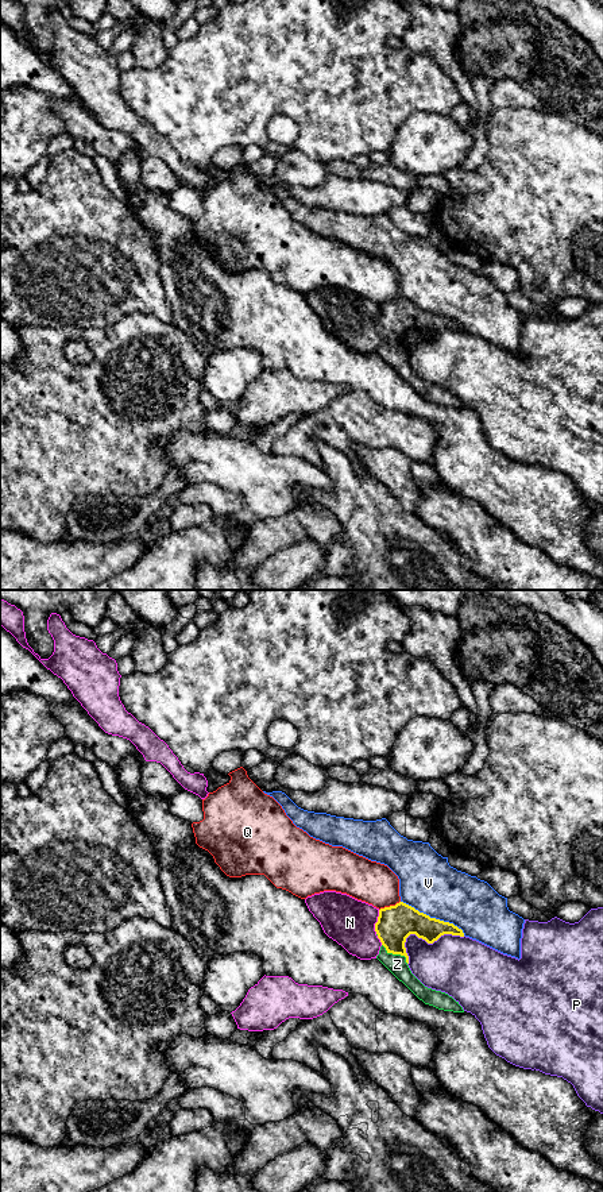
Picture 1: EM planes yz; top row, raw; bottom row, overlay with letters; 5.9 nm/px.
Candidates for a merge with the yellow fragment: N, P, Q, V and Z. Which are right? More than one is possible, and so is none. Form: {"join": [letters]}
{"join": ["Z"]}

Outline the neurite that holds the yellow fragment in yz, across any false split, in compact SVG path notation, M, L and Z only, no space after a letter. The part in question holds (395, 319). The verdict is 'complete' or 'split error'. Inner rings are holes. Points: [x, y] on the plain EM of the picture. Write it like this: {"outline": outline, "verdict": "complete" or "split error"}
{"outline": "M399 297L379 305L375 327L382 337L376 354L402 377L420 396L438 405L464 408L463 402L445 387L425 382L410 366L405 337L410 329L433 339L444 329L464 332L461 324L420 308Z", "verdict": "split error"}

